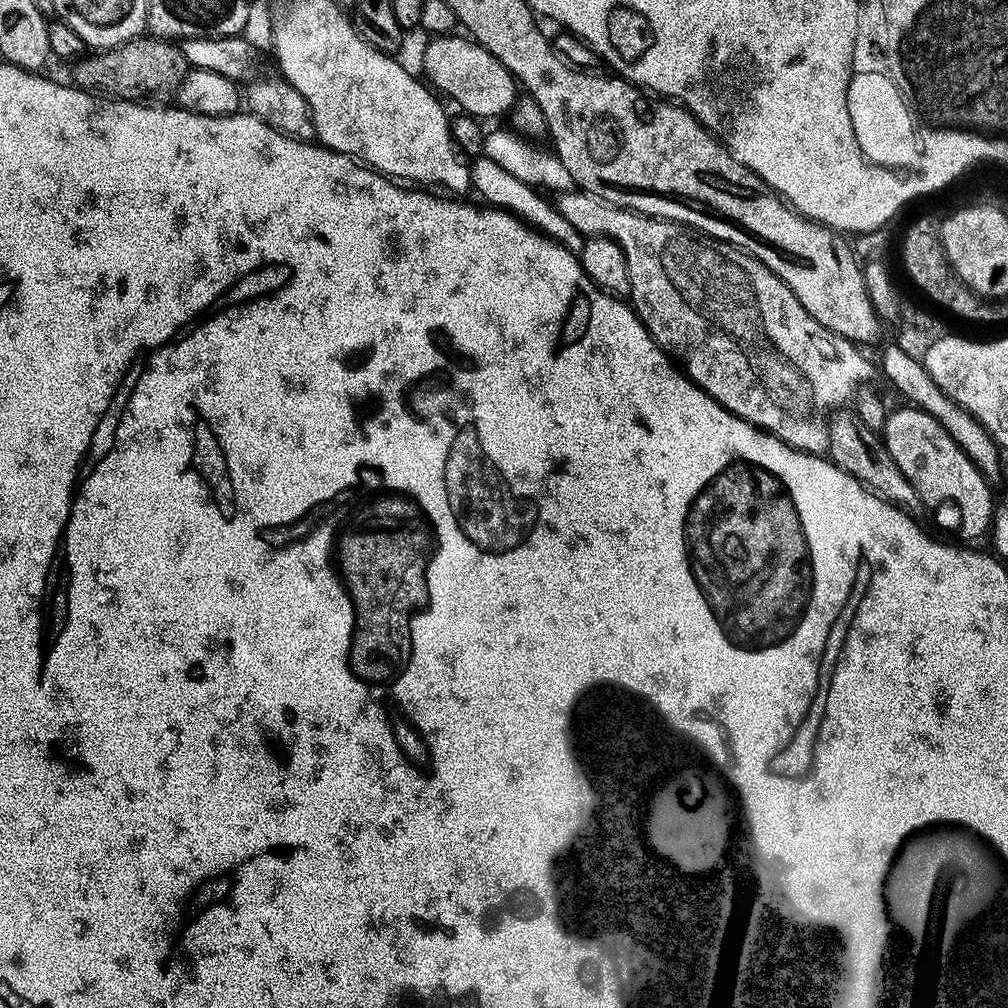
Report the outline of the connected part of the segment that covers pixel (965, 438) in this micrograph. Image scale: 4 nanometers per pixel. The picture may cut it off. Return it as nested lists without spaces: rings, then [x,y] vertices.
[[[888,344],[882,350],[882,368],[880,364],[880,370],[882,370],[885,376],[888,378],[889,382],[902,394],[905,396],[905,401],[908,401],[913,407],[922,409],[924,412],[930,414],[934,419],[939,422],[939,424],[946,430],[954,442],[958,446],[962,447],[962,450],[970,459],[974,462],[975,466],[983,475],[987,478],[988,482],[991,484],[998,483],[997,481],[1002,476],[1002,450],[995,439],[990,435],[988,431],[982,426],[977,419],[969,414],[965,408],[958,406],[932,378],[930,374],[925,370],[923,363],[916,357],[916,359],[908,354],[904,349],[900,348],[896,344]]]

